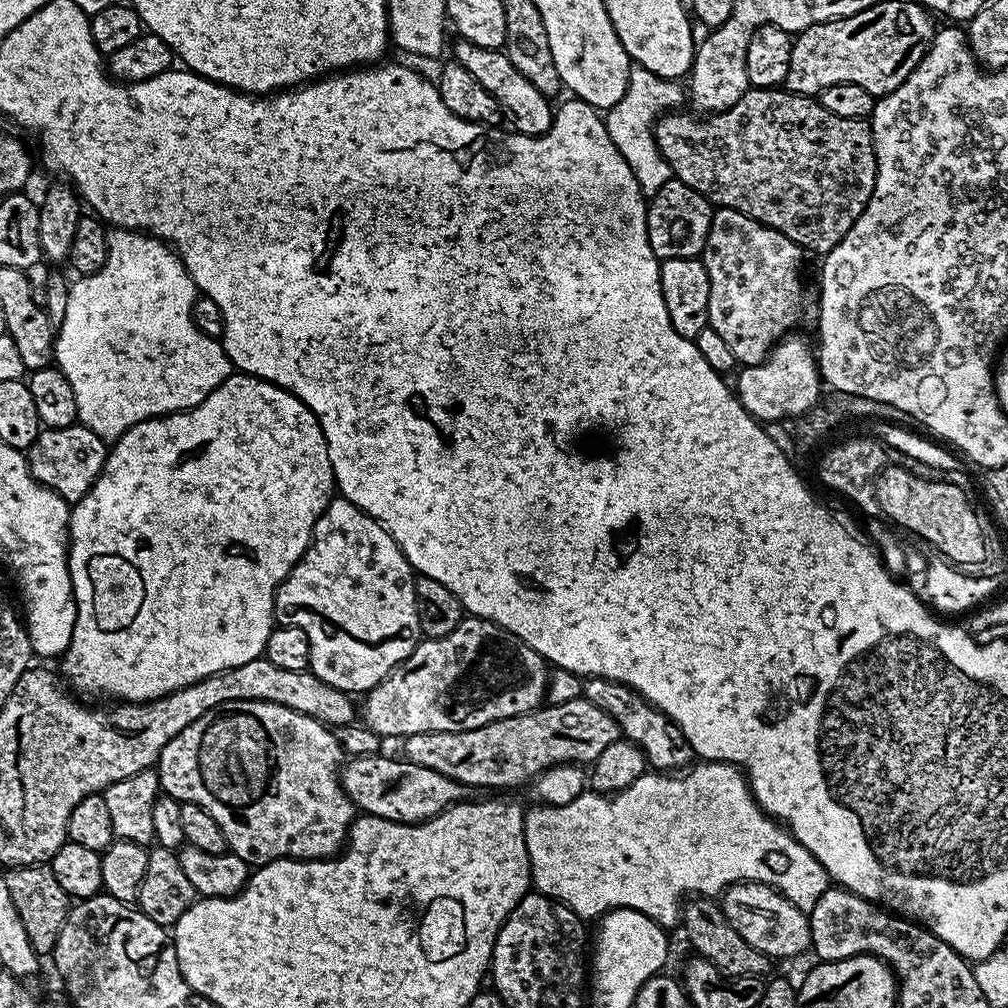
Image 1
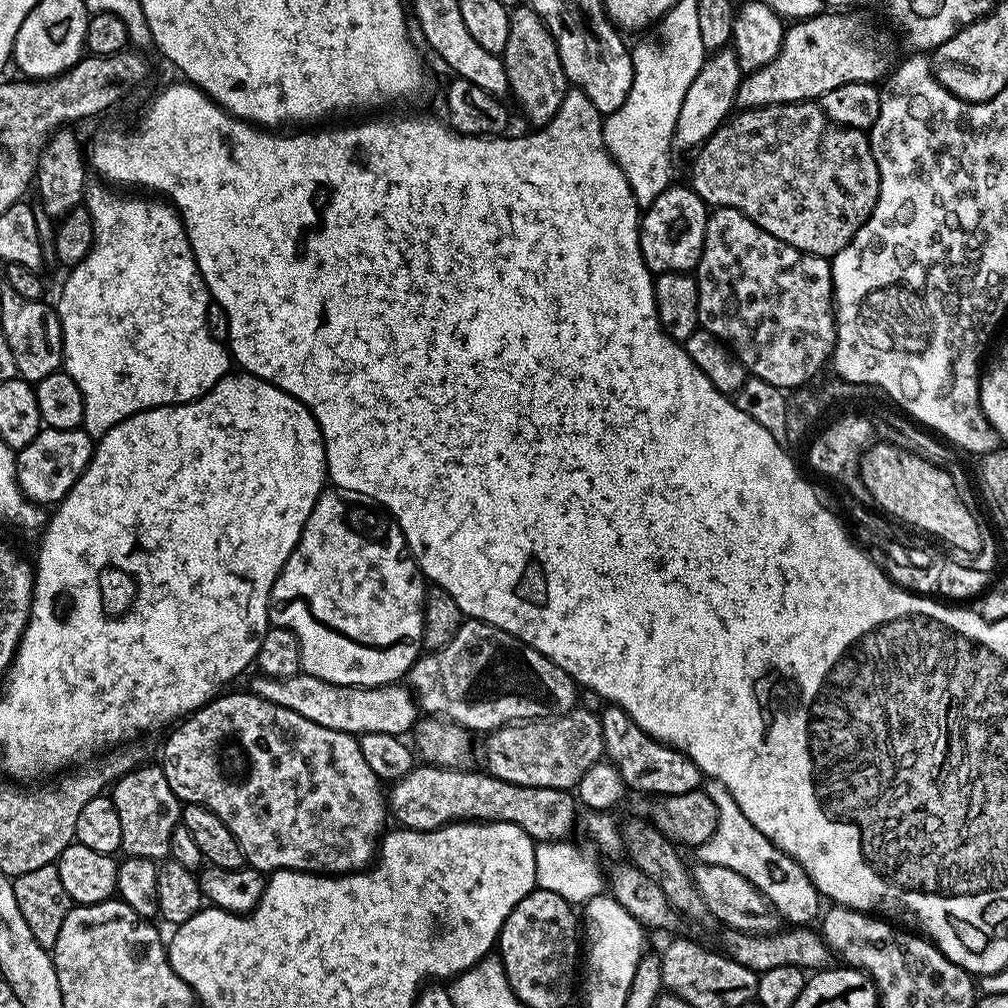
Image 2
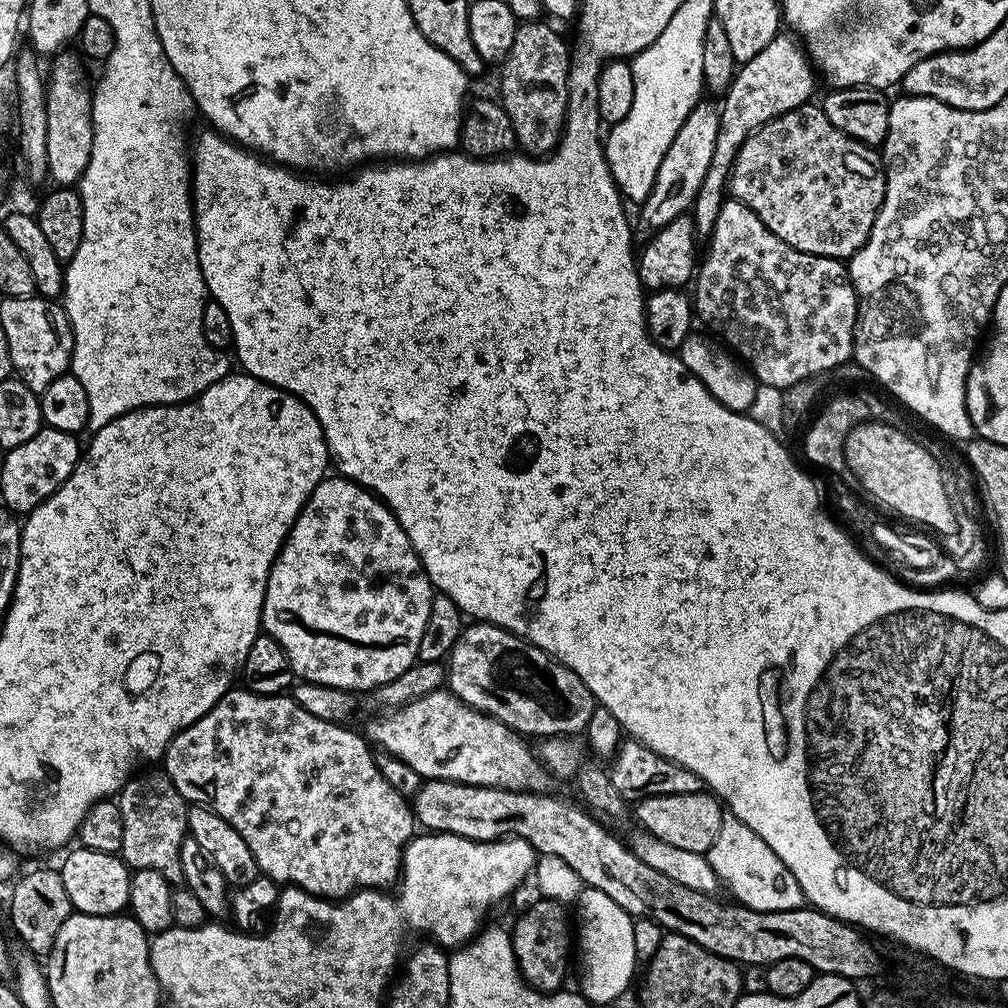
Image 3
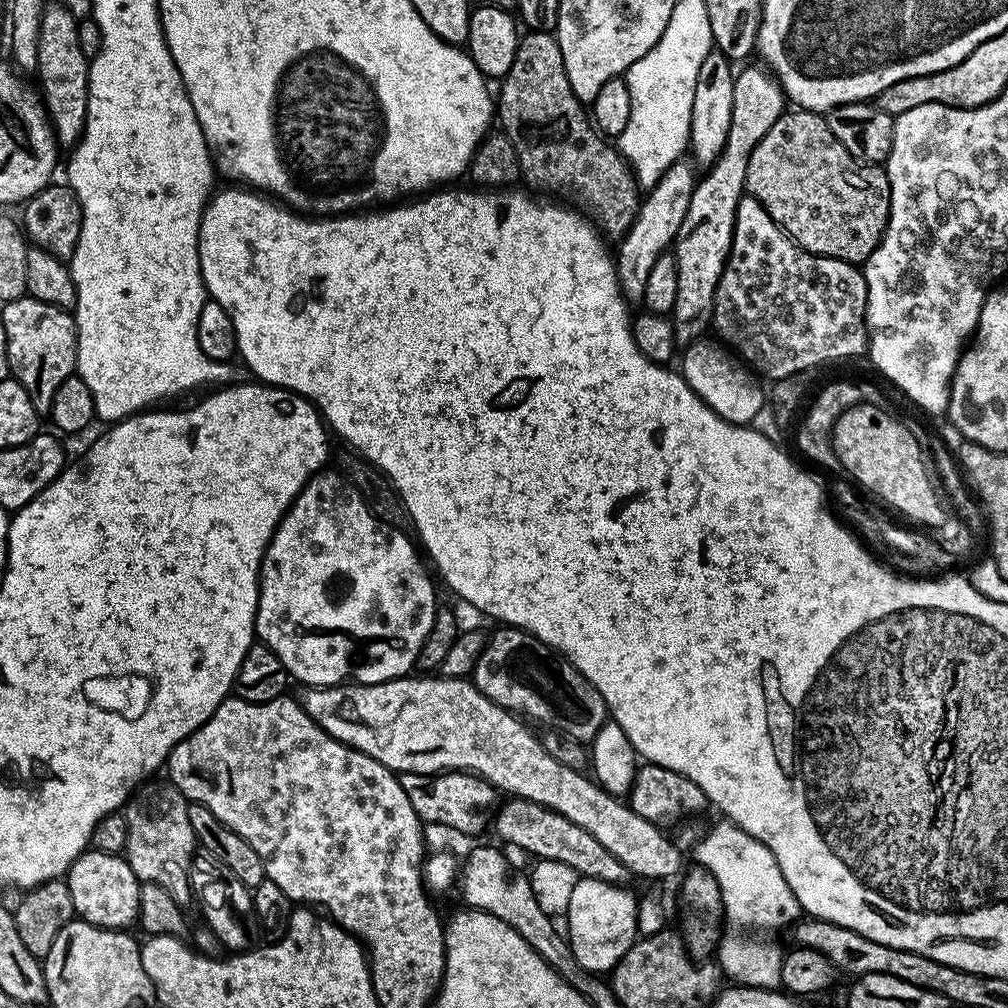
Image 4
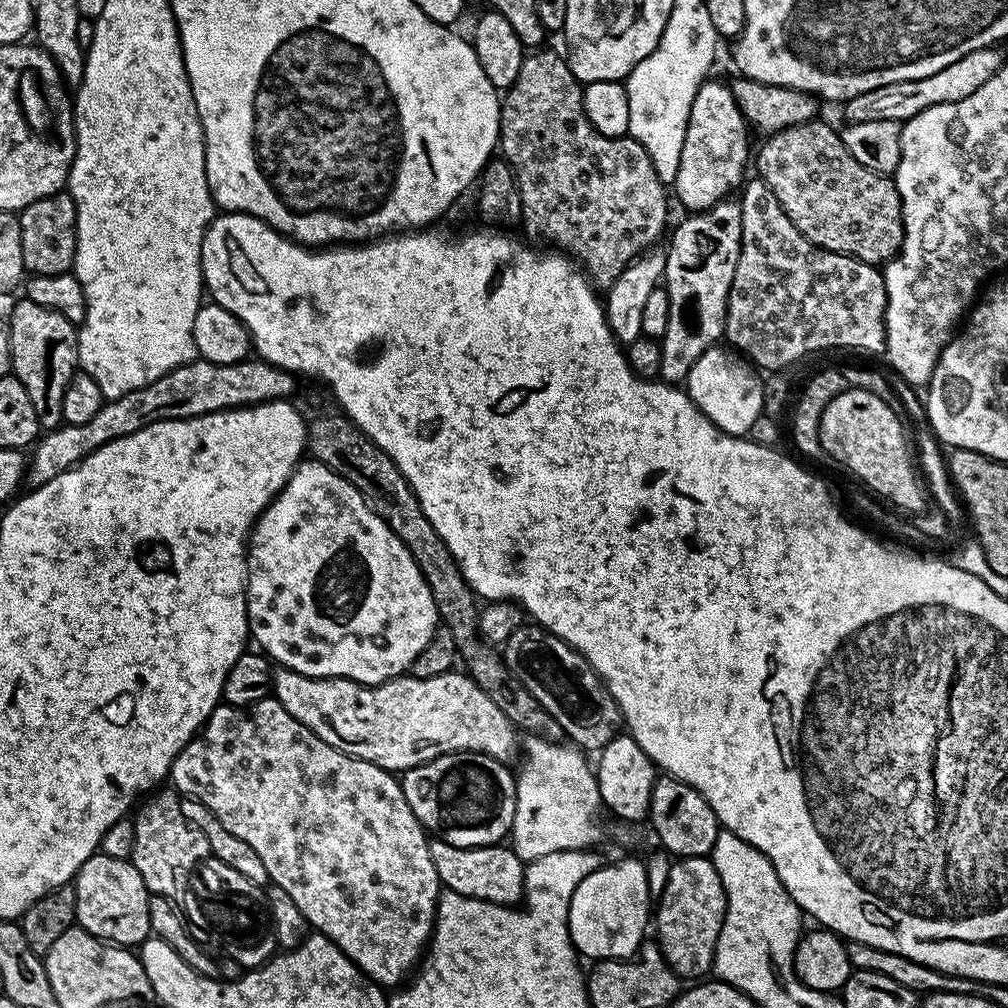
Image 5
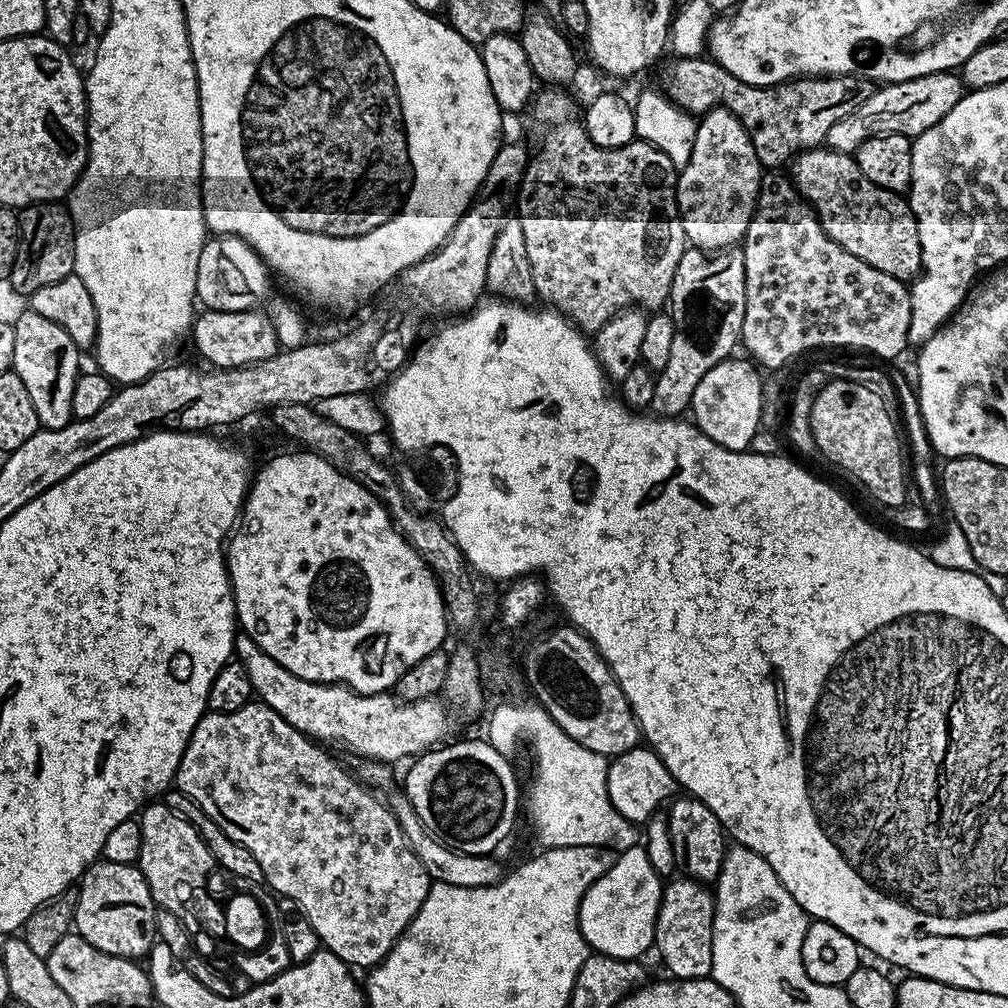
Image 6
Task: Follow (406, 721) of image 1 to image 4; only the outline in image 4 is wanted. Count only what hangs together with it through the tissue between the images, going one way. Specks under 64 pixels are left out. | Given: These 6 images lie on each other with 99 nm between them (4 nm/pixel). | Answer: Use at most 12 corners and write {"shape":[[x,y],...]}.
{"shape":[[511,626],[470,679],[507,712],[591,742],[610,720],[565,656]]}

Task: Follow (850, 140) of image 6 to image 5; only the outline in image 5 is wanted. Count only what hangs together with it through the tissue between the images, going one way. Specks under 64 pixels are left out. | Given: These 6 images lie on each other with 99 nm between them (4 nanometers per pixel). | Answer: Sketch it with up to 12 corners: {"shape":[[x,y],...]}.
{"shape":[[995,47],[979,48],[930,78],[855,96],[862,120],[914,118],[974,94],[1000,69]]}

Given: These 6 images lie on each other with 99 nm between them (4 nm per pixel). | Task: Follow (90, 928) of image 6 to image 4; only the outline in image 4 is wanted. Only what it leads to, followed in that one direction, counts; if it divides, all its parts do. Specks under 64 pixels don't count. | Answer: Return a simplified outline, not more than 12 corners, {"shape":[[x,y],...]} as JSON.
{"shape":[[83,852],[66,873],[79,919],[139,921],[142,882],[123,855]]}

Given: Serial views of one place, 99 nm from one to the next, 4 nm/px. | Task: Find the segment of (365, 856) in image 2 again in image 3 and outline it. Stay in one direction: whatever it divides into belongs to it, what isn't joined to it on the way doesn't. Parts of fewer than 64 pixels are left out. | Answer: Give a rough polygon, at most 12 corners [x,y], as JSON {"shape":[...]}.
{"shape":[[230,690],[162,768],[261,873],[391,889],[411,803],[369,741]]}

